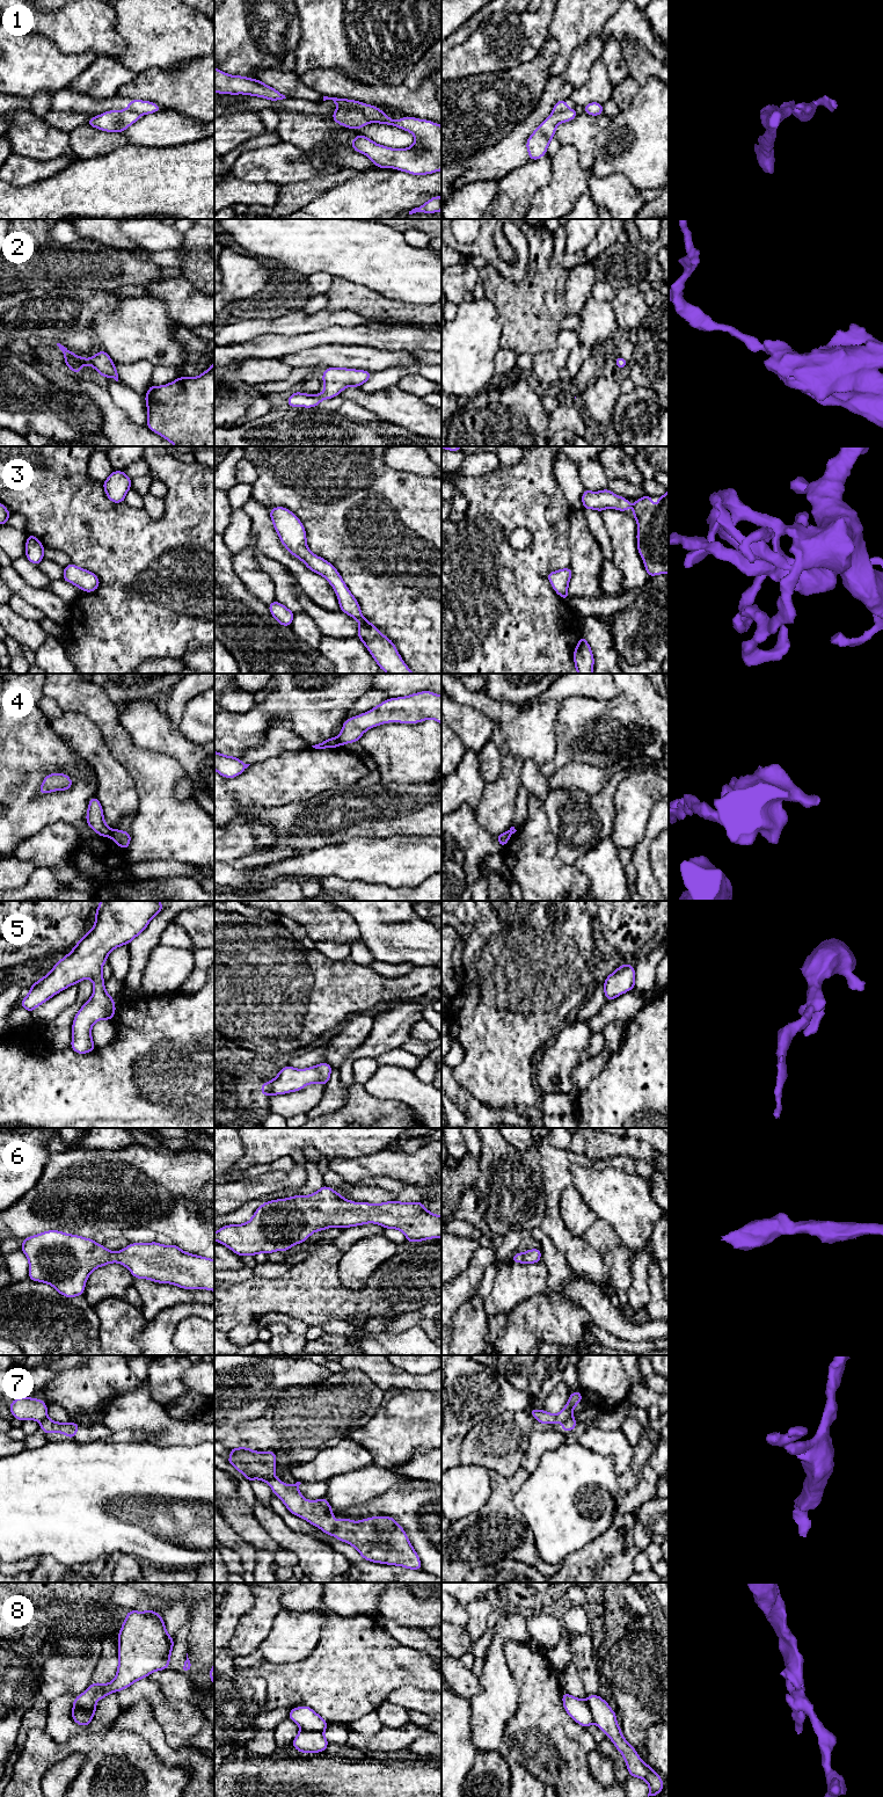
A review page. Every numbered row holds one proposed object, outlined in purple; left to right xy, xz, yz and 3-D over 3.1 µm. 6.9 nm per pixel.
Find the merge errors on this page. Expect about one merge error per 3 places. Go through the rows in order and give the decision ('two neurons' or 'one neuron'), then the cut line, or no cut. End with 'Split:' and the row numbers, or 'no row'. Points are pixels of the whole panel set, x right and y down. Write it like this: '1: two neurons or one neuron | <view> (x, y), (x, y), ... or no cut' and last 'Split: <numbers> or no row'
1: two neurons | xz (355, 104), (355, 108), (370, 122)
2: one neuron | no cut
3: one neuron | no cut
4: two neurons | xz (335, 737), (340, 744)
5: one neuron | no cut
6: one neuron | no cut
7: two neurons | yz (573, 1416), (561, 1421)
8: two neurons | xy (96, 1705), (89, 1711), (72, 1712)
Split: 1, 4, 7, 8

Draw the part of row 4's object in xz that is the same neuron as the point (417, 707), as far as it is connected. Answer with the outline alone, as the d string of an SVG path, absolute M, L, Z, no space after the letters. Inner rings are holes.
M421 691L406 697L388 698L368 712L346 719L336 737L340 745L358 742L362 735L388 722L418 723L433 719L442 725L442 696Z

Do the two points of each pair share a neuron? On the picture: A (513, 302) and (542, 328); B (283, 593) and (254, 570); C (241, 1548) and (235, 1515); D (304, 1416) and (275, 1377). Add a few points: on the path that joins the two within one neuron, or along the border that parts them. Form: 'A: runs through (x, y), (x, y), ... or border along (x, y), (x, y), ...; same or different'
A: runs through (520, 306), (535, 321); same
B: border along (258, 565), (270, 576), (275, 587), (276, 599); different
C: border along (226, 1521), (255, 1548); different
D: border along (311, 1384), (285, 1388), (268, 1399); different

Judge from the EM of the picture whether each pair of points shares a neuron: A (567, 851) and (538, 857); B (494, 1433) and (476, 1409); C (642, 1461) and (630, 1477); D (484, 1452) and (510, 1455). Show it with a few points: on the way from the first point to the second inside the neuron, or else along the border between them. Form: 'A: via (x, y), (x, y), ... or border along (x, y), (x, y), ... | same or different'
A: border along (549, 827), (556, 838), (557, 856), (573, 865) | different
B: border along (488, 1417), (480, 1420), (465, 1438) | different
C: via (639, 1464), (633, 1474) | same
D: via (490, 1452), (502, 1452), (504, 1454) | same

